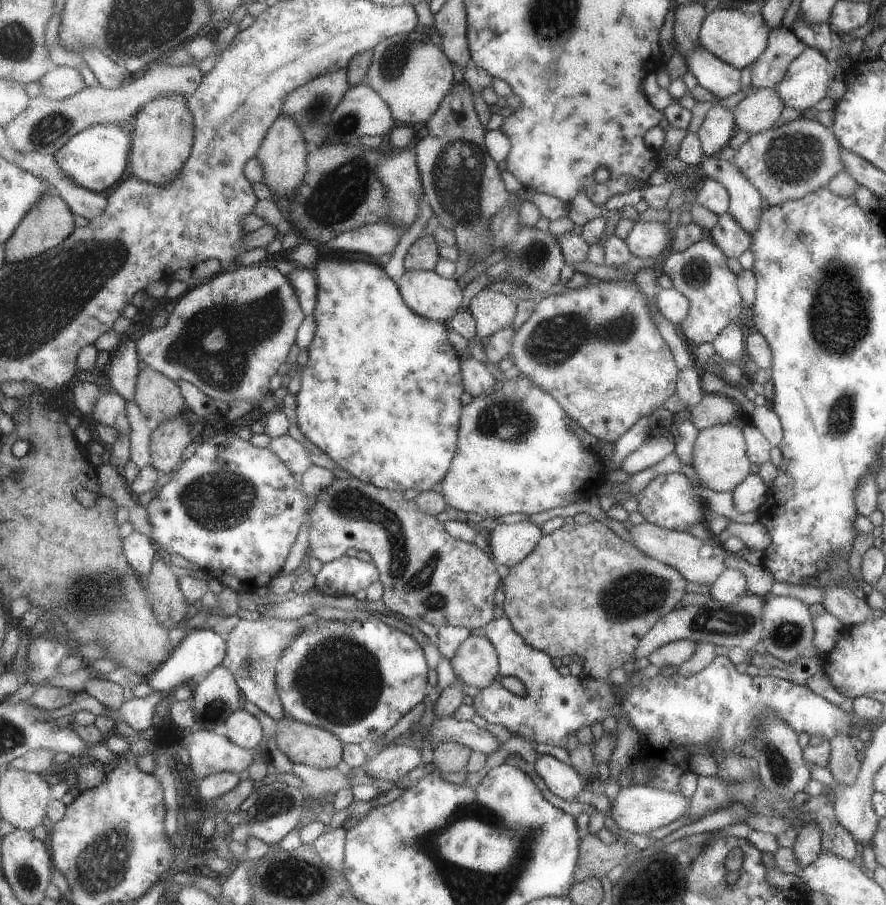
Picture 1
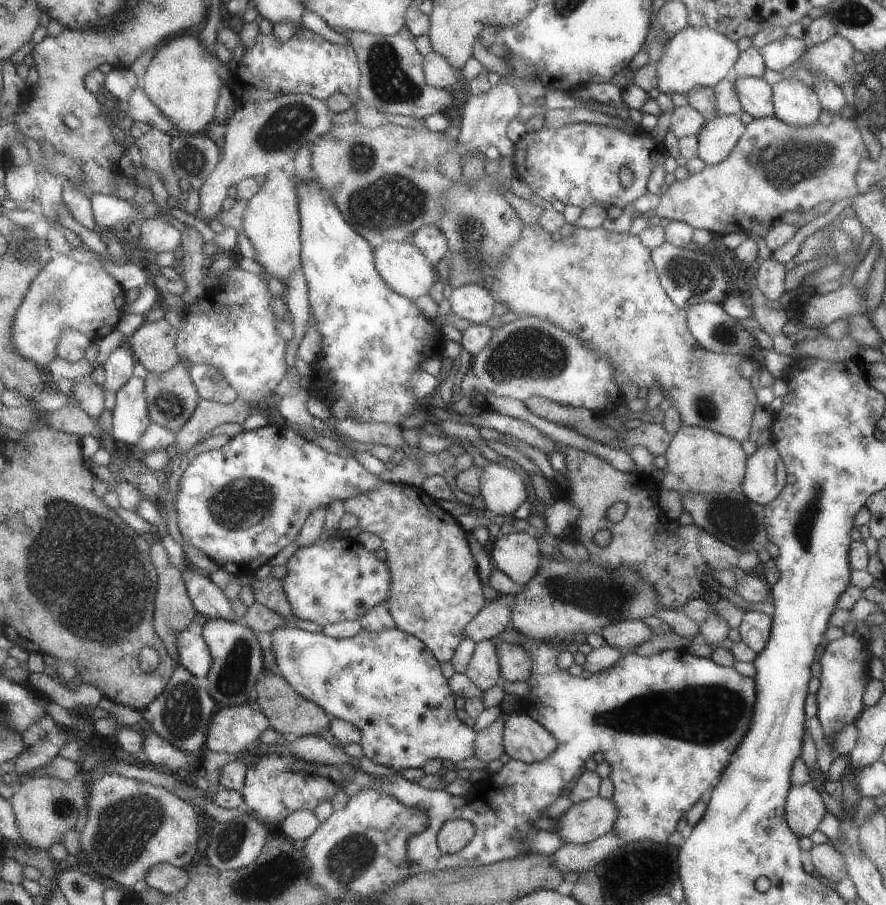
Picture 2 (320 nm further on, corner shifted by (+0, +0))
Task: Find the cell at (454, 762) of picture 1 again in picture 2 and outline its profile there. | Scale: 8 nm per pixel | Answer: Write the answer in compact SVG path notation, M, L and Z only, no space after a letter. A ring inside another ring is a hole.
M502 714L499 720L478 731L475 745L477 759L491 763L492 760L501 758L501 754L507 753L503 744L506 721L504 716Z

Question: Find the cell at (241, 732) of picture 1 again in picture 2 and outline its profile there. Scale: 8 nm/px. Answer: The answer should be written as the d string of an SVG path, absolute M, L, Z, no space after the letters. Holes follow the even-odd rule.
M242 705L219 706L212 716L207 738L204 742L205 751L227 752L239 755L243 750L253 750L261 738L261 734L270 728L270 722L263 711L255 710L253 706Z

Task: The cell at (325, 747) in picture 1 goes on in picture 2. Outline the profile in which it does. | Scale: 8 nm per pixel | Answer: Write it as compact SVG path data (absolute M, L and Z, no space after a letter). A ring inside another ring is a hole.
M265 668L255 687L256 702L261 707L261 711L267 715L271 728L278 733L289 737L317 735L319 730L328 728L332 724L332 715L327 714L327 711L316 702L301 696L280 674Z

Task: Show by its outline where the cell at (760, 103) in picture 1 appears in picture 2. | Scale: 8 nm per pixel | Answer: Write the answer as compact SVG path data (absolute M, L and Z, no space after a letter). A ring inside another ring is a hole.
M740 113L719 115L710 121L704 121L704 126L696 134L696 157L705 165L721 162L735 146L745 128L739 119Z

